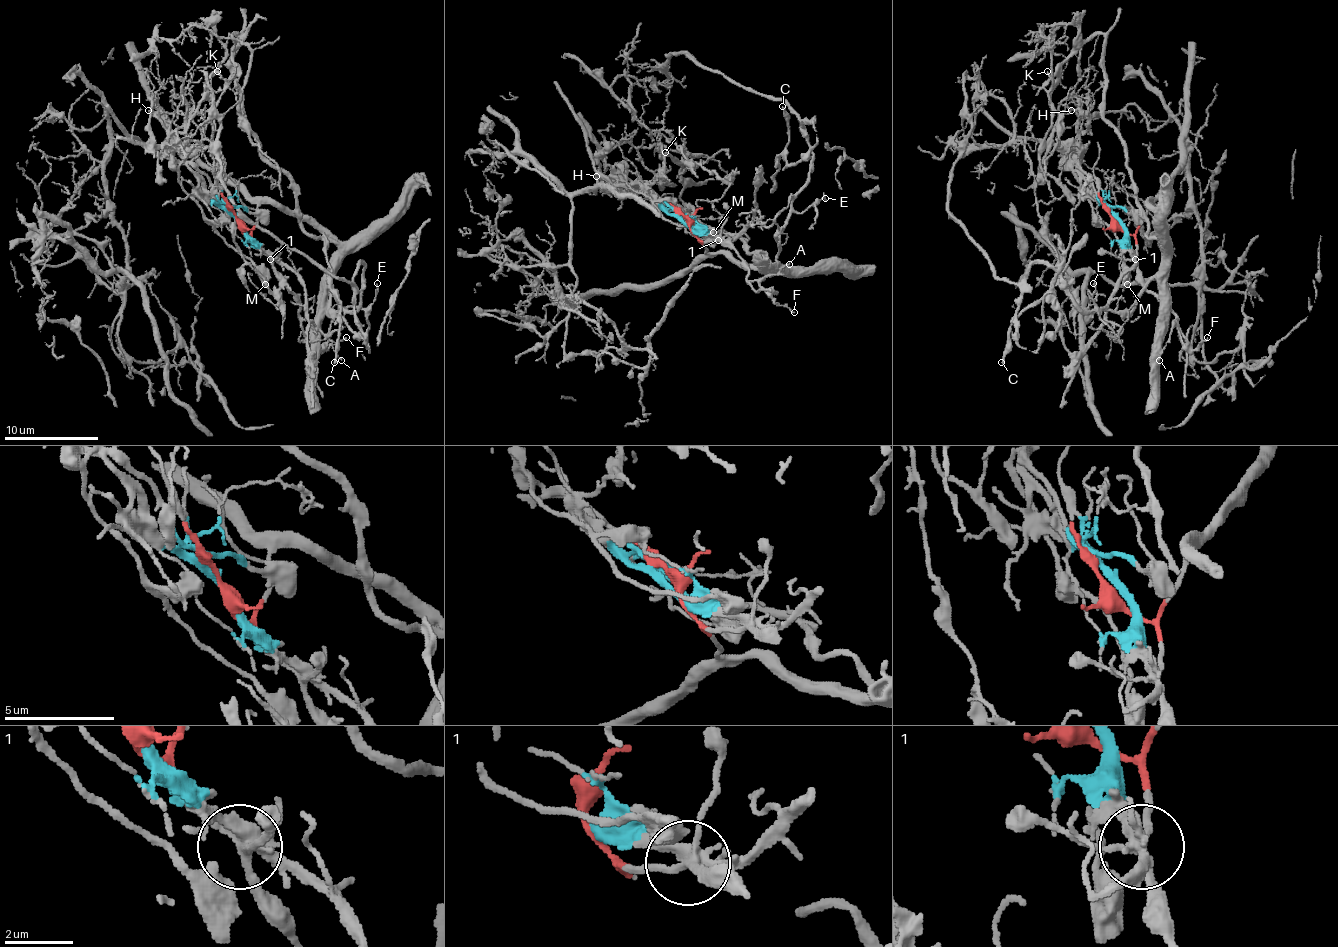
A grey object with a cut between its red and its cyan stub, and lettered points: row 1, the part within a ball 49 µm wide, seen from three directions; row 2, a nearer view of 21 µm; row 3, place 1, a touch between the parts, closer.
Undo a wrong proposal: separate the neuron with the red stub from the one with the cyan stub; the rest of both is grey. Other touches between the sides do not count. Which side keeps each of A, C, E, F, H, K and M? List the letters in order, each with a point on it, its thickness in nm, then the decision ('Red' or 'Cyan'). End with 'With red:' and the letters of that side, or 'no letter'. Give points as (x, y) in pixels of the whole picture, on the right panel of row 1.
A: Place: (1159, 360). Thickness 110 nm. Red
C: Place: (1001, 362). Thickness 200 nm. Red
E: Place: (1093, 283). Thickness 100 nm. Red
F: Place: (1207, 337). Thickness 140 nm. Red
H: Place: (1071, 110). Thickness 130 nm. Cyan
K: Place: (1047, 71). Thickness 130 nm. Red
M: Place: (1127, 284). Thickness 600 nm. Cyan
With red: A, C, E, F, K

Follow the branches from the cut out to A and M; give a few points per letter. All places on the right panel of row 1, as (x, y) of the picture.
A: (1116, 219), (1135, 238), (1137, 280), (1175, 316), (1170, 337), (1158, 360)
M: (1118, 219), (1099, 205), (1095, 217), (1121, 245), (1123, 280), (1128, 285)

